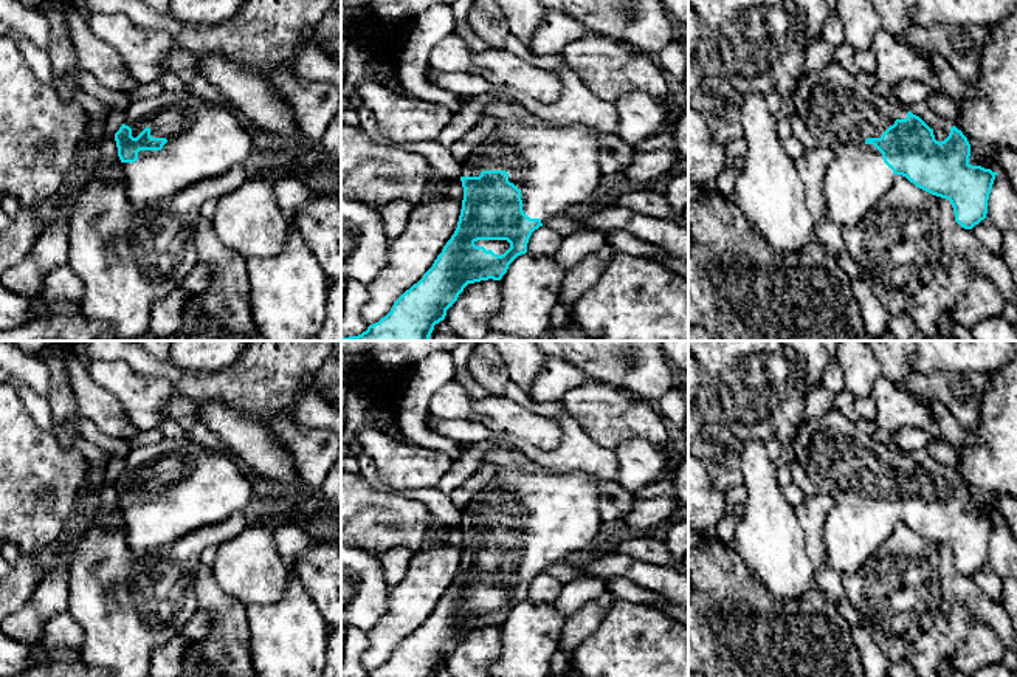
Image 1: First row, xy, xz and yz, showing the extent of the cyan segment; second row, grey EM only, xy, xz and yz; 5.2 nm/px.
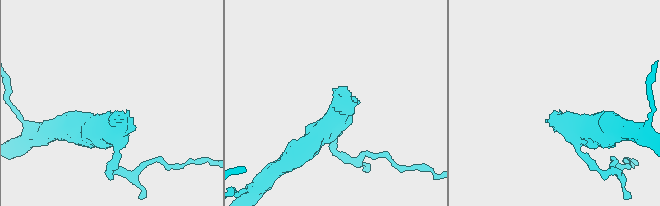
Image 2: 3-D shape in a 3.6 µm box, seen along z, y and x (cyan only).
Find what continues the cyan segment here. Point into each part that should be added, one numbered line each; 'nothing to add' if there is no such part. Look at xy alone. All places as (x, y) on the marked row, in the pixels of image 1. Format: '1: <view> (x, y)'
1: xy (205, 140)

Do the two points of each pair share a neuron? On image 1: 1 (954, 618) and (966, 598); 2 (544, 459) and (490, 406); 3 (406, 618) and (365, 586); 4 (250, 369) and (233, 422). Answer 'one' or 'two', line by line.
1: one
2: two
3: two
4: two

